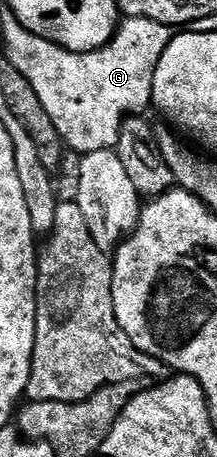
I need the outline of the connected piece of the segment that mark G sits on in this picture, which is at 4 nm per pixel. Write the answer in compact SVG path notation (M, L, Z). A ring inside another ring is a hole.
M136 17L114 36L112 42L95 51L71 51L62 47L52 38L33 39L29 43L27 59L37 72L47 79L56 91L56 98L65 102L65 115L73 122L73 131L69 135L68 146L82 156L89 157L99 151L116 148L121 139L121 130L125 127L125 118L141 111L153 99L153 82L157 79L157 66L162 66L173 42L174 32L168 26L154 19Z

